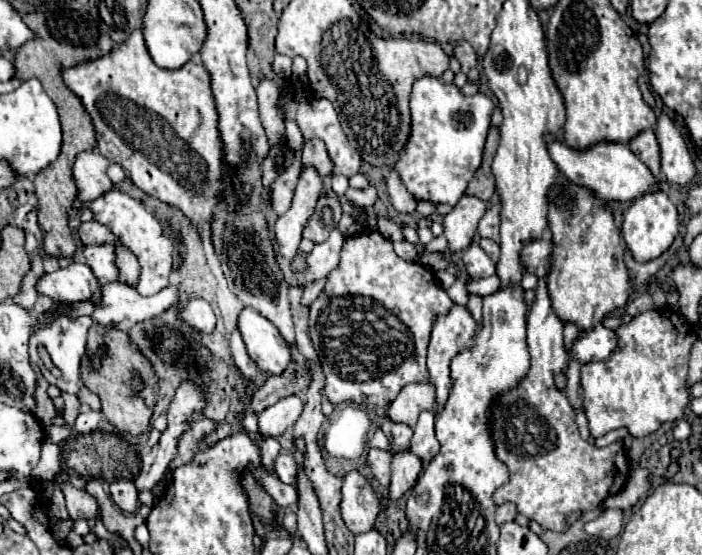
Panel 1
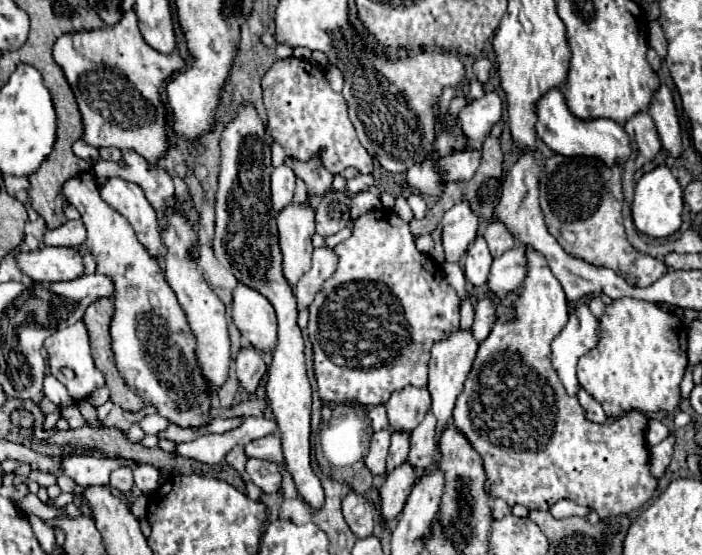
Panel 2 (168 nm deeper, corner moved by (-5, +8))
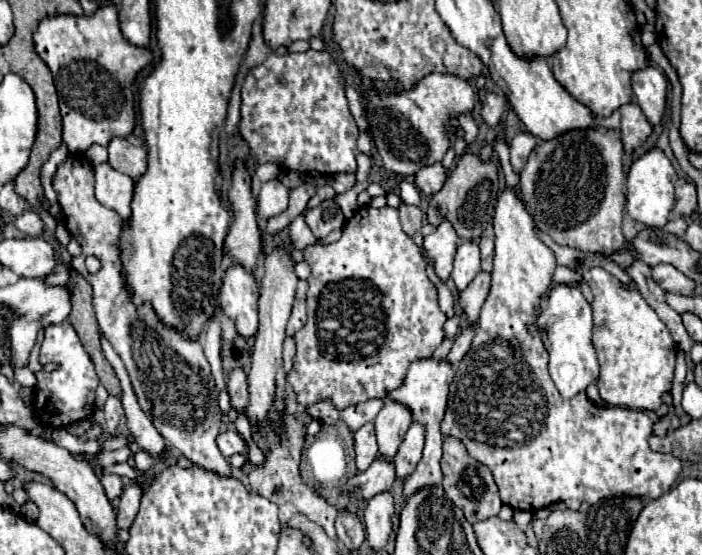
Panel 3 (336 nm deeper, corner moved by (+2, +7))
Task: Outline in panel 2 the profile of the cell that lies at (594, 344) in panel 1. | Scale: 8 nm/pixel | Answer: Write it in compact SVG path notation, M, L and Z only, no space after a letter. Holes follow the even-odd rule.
M579 301L571 313L567 325L553 339L553 369L563 381L569 395L579 391L577 361L589 349L597 345L597 317L589 311L585 301Z

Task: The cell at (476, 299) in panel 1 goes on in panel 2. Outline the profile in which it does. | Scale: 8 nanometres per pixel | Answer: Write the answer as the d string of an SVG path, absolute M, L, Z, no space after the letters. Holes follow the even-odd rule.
M481 299L475 307L475 321L473 321L473 327L471 327L471 333L475 335L475 339L481 343L491 327L493 327L493 321L495 321L495 303L491 299Z

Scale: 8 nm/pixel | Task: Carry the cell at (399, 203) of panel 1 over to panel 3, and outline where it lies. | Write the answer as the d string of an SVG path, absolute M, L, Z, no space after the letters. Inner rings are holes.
M436 162L432 166L426 166L426 168L420 168L416 172L416 188L428 196L436 194L442 186L444 186L444 180L446 180L446 174L448 170L444 168L442 162Z

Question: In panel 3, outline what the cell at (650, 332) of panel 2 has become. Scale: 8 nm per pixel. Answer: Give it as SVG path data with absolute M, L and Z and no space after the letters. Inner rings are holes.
M582 270L582 278L594 294L592 344L600 364L598 390L602 400L610 406L658 410L662 406L662 394L672 390L676 344L670 330L636 288L622 290L620 282L606 270Z

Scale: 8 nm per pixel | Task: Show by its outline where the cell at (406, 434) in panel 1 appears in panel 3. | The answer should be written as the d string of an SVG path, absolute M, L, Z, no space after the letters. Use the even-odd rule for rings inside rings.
M378 458L378 460L374 460L374 464L366 472L360 472L354 478L350 478L348 488L352 492L356 492L356 496L370 500L376 494L390 490L394 480L396 480L396 472L394 472L392 460Z

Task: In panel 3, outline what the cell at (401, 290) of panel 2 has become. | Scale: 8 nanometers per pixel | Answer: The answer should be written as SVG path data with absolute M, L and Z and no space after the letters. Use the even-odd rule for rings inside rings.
M362 206L354 212L354 216L346 222L344 230L342 230L342 238L334 244L312 244L304 248L304 260L310 264L310 278L308 278L308 322L300 328L300 332L294 334L296 340L296 356L294 356L294 366L290 370L290 384L294 388L294 392L298 394L298 402L304 408L310 408L318 402L332 402L332 406L336 410L344 410L348 406L372 400L372 398L380 398L384 400L392 390L400 388L408 366L412 360L424 358L424 356L432 356L434 350L442 344L444 340L444 322L446 322L446 314L438 308L438 298L436 298L436 288L434 284L428 280L426 276L426 264L422 260L420 248L402 232L400 228L400 218L398 218L398 210L394 208L372 208L372 206Z

